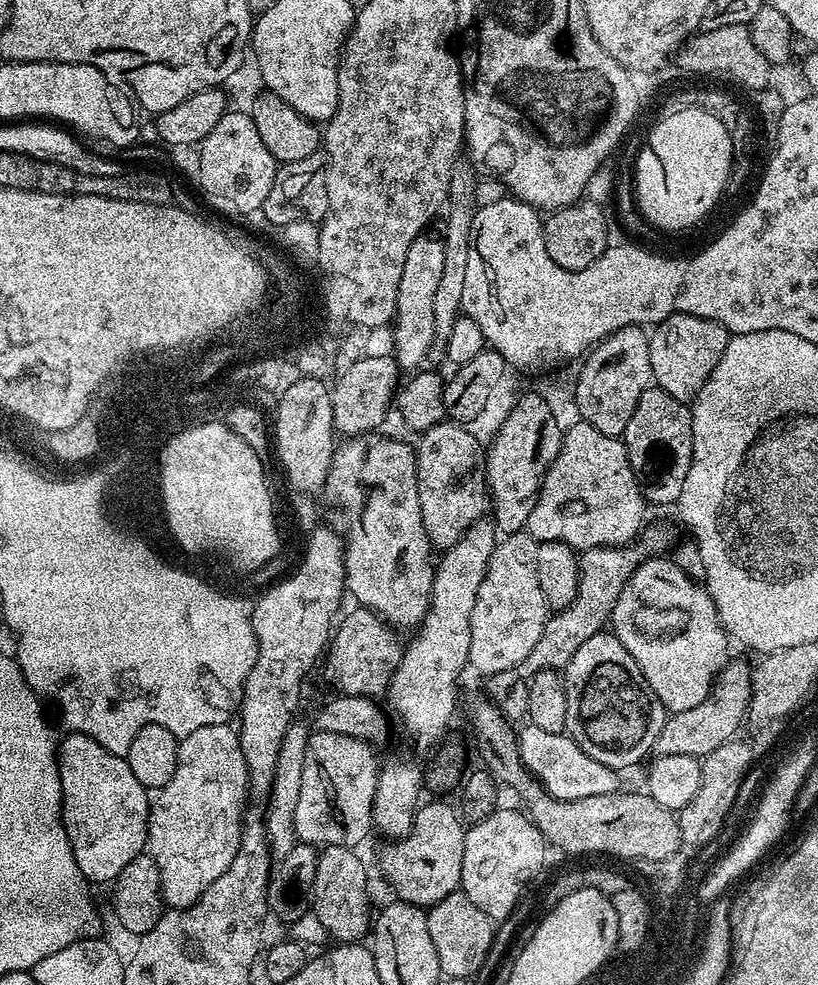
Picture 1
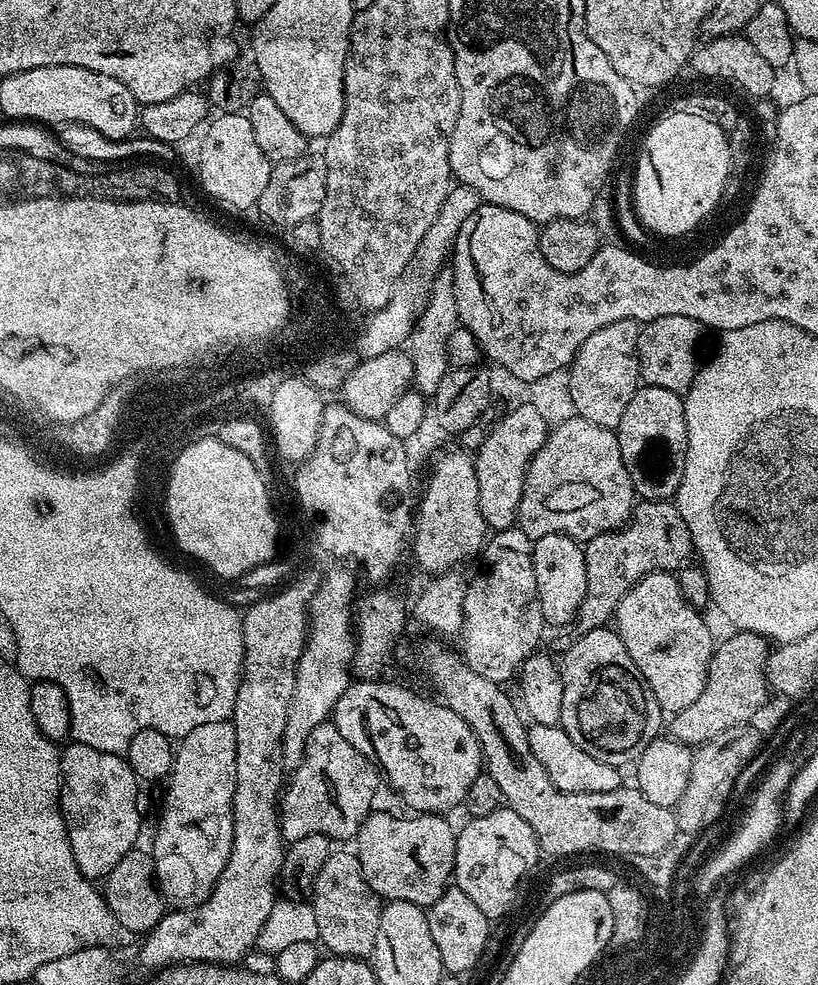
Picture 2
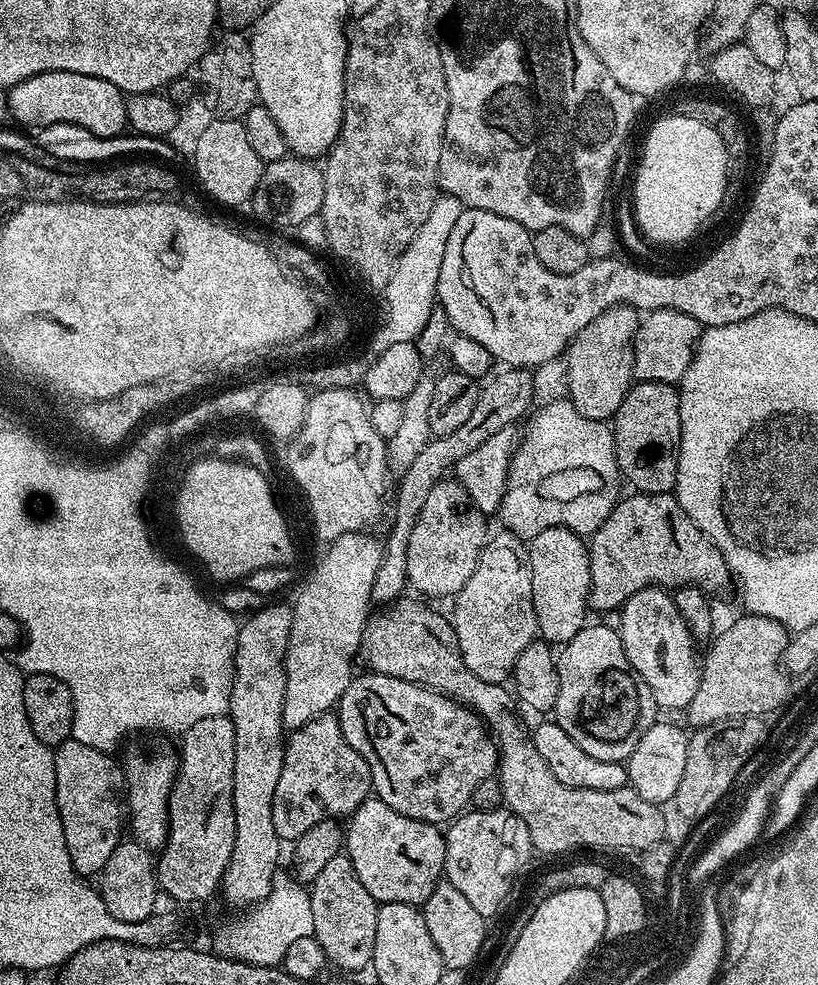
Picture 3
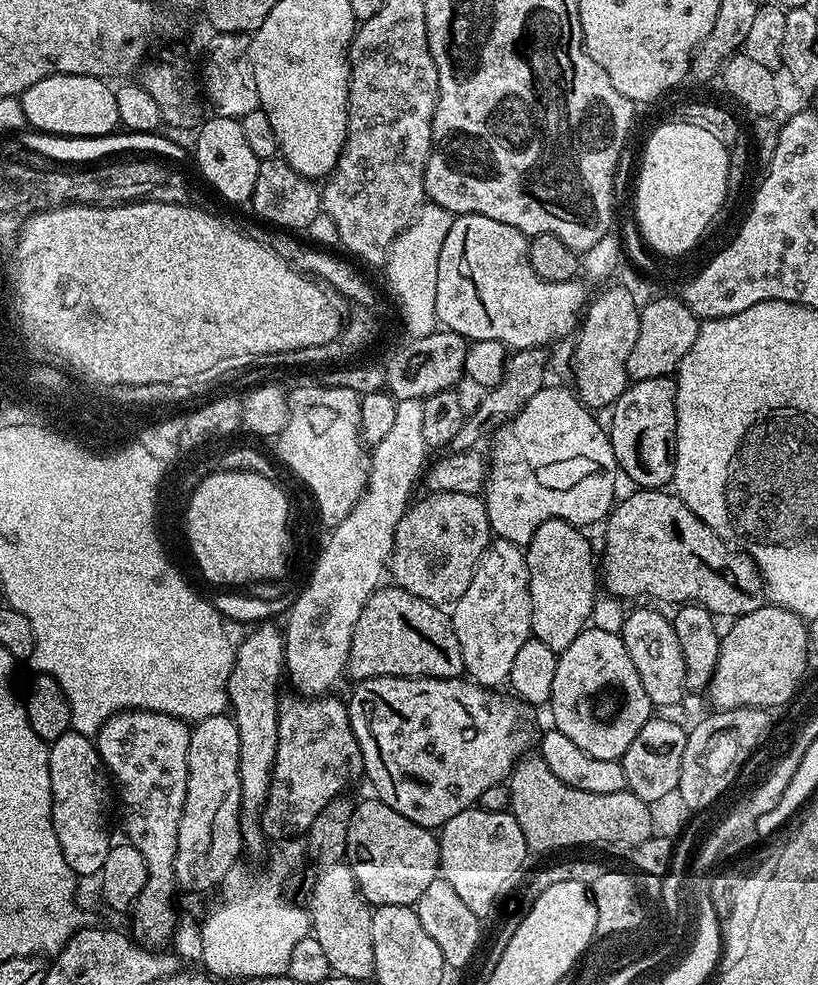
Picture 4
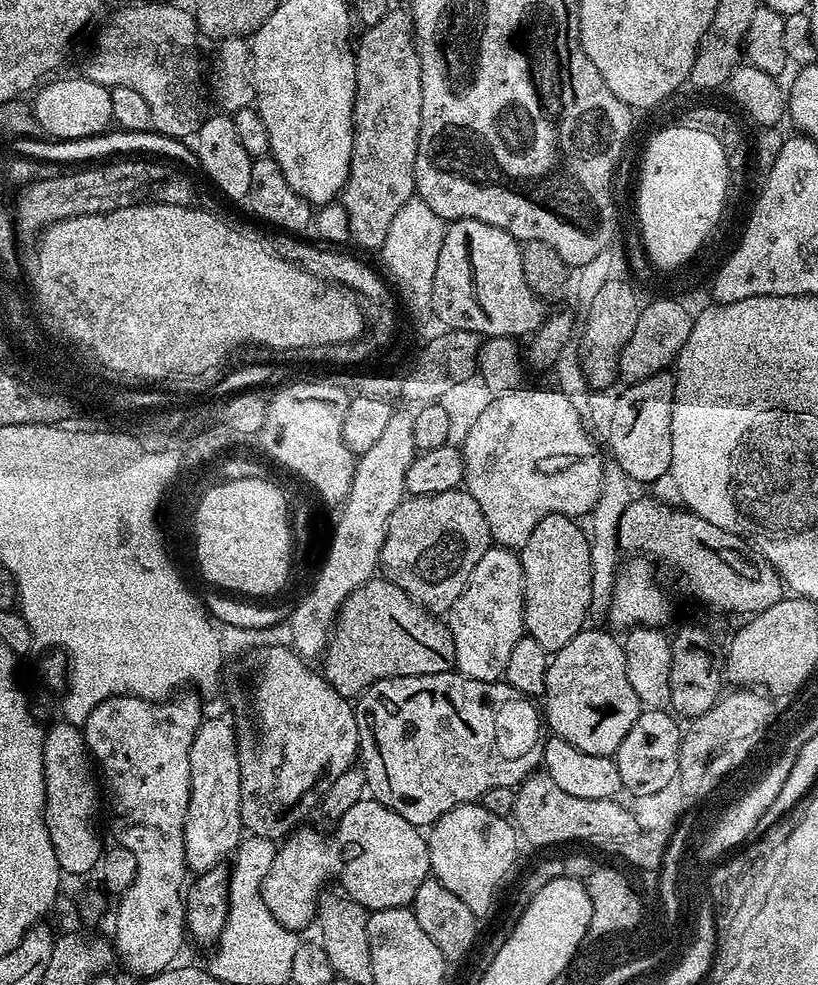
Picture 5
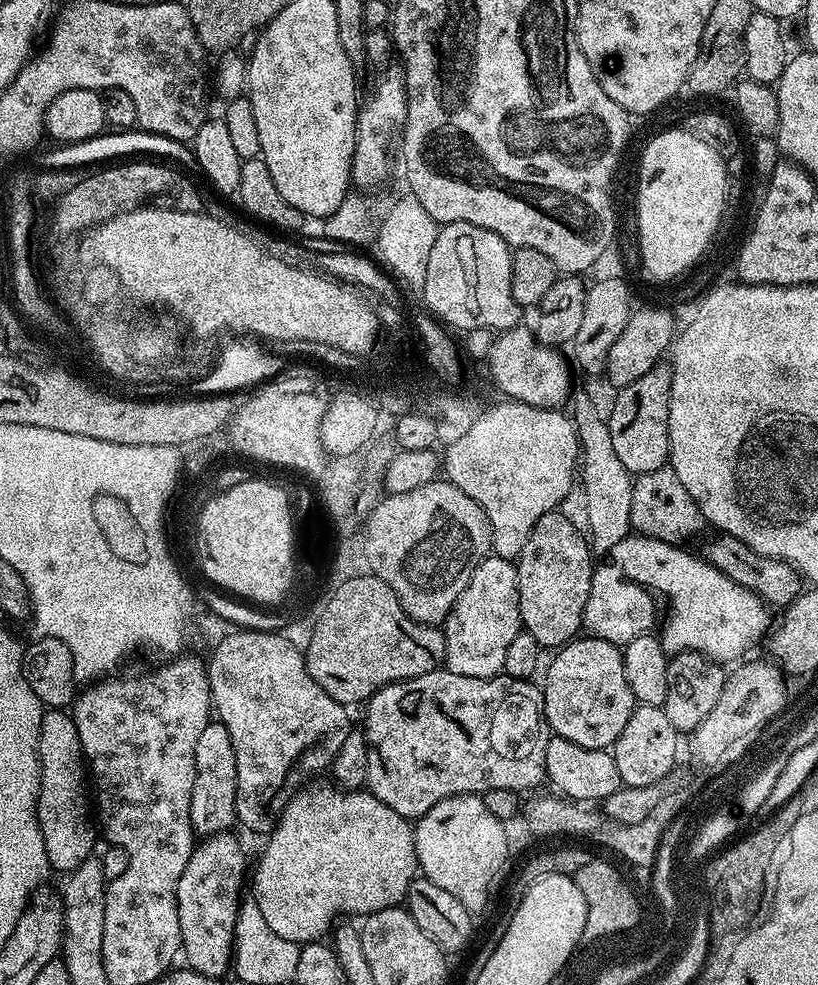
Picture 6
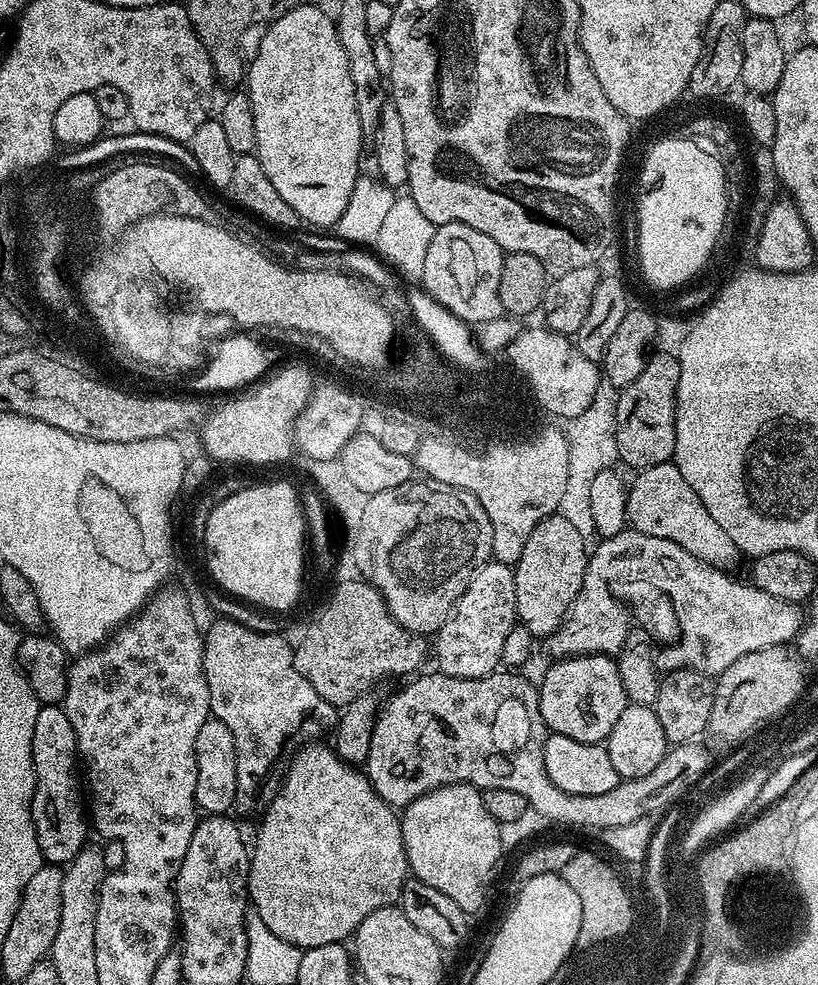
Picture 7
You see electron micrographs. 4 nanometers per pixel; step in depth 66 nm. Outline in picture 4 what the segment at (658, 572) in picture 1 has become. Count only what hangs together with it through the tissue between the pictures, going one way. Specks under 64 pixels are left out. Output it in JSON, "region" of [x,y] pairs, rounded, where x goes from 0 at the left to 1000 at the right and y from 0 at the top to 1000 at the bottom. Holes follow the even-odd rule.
{"region":[[[778,617],[774,621],[771,618],[764,624],[763,638],[757,643],[798,717],[803,720],[817,719],[839,707],[834,656],[829,656],[829,644],[815,624],[812,626],[797,617]]]}

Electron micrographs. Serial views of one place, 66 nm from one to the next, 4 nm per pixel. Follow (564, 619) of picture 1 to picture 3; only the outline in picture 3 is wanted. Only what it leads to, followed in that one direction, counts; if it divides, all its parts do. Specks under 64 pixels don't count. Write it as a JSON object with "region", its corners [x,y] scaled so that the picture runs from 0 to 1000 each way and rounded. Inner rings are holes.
{"region":[[[774,498],[771,503],[754,508],[746,526],[721,544],[719,615],[725,622],[754,620],[775,603],[798,595],[825,599],[847,593],[874,603],[889,595],[890,589],[892,593],[883,562],[853,538],[822,499]]]}

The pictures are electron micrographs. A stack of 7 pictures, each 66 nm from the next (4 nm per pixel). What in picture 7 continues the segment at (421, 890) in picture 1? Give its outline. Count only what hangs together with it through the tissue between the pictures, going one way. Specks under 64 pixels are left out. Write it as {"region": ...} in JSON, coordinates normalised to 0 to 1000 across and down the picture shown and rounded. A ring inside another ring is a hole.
{"region":[[[381,753],[372,759],[362,769],[356,769],[350,783],[345,789],[345,795],[337,801],[337,809],[328,817],[322,825],[323,834],[318,837],[318,842],[313,845],[313,858],[309,856],[306,861],[306,872],[303,875],[303,913],[307,921],[350,956],[355,956],[364,963],[383,962],[384,960],[399,960],[400,958],[413,958],[425,953],[434,947],[435,942],[457,924],[480,921],[488,915],[495,893],[500,892],[499,872],[496,863],[491,855],[491,843],[489,842],[489,828],[485,821],[473,816],[471,812],[458,802],[450,793],[449,787],[439,779],[424,776],[416,771],[405,758],[395,759],[395,754]]]}

